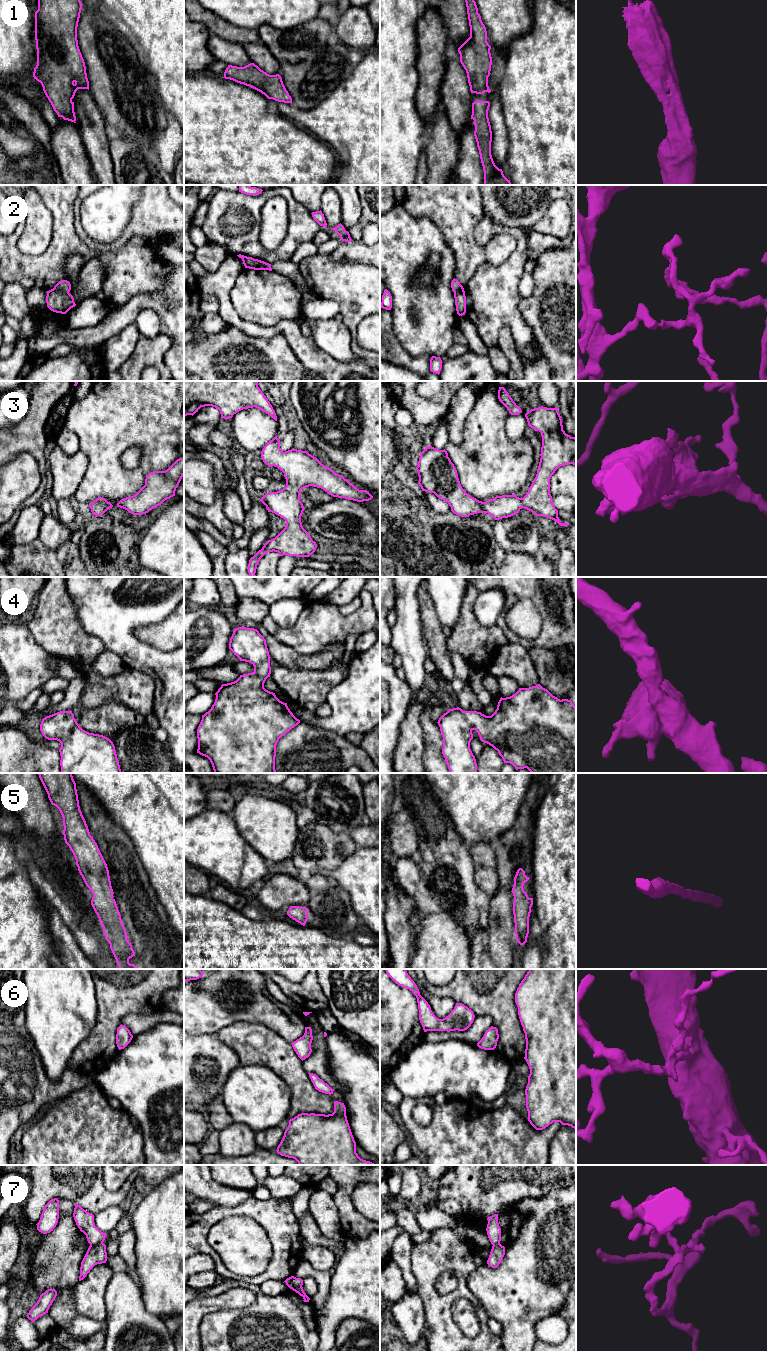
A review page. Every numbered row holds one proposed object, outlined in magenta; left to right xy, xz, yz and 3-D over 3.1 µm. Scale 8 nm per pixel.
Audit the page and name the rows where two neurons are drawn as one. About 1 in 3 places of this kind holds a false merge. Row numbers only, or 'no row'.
2, 7

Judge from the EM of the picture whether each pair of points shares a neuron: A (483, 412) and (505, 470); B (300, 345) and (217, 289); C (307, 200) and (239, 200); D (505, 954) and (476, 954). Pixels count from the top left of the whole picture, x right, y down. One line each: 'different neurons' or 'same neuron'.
A: same neuron
B: same neuron
C: different neurons
D: different neurons

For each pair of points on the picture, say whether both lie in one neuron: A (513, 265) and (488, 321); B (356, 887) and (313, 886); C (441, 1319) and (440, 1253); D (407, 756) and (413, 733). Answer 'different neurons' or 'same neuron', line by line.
A: same neuron
B: different neurons
C: same neuron
D: same neuron

